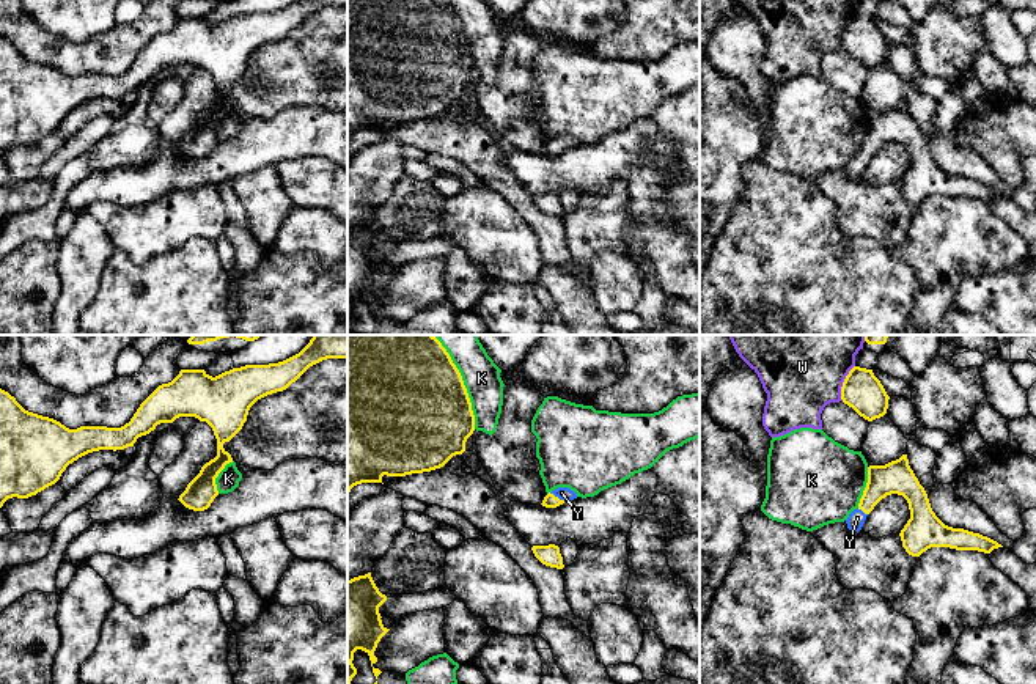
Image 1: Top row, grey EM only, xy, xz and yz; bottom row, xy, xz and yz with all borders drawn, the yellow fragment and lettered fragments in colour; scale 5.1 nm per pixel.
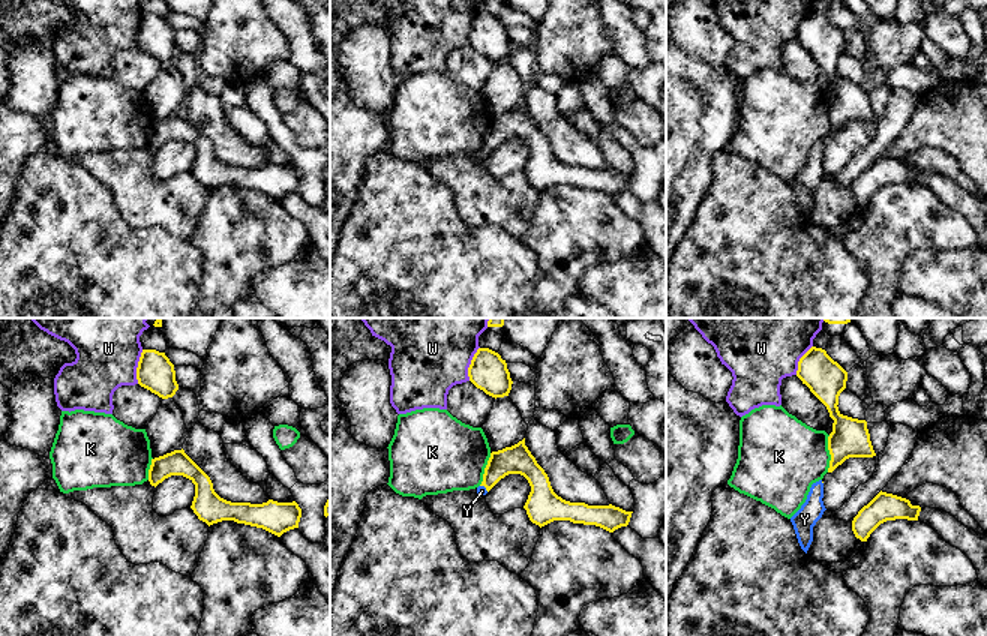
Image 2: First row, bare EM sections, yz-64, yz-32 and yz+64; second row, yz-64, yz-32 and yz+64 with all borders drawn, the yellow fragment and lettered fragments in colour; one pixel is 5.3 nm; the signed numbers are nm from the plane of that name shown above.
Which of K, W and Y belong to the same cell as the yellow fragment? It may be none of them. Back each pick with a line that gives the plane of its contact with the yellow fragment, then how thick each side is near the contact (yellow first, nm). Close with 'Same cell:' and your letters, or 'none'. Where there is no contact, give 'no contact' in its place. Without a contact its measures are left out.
Y: contact in xz; calibres 70 and 60 nm
Same cell: Y

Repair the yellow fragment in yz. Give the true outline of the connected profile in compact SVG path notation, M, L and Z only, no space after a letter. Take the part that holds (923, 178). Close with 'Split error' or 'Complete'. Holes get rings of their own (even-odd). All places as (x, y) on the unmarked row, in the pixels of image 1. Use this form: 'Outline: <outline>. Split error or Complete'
Outline: M907 102L885 113L868 115L868 131L858 156L846 167L850 179L860 179L866 164L887 143L902 143L910 157L910 167L901 178L902 195L912 204L920 204L931 195L978 198L990 201L1003 195L997 189L964 176L945 173L932 159L928 142L909 113Z. Split error

